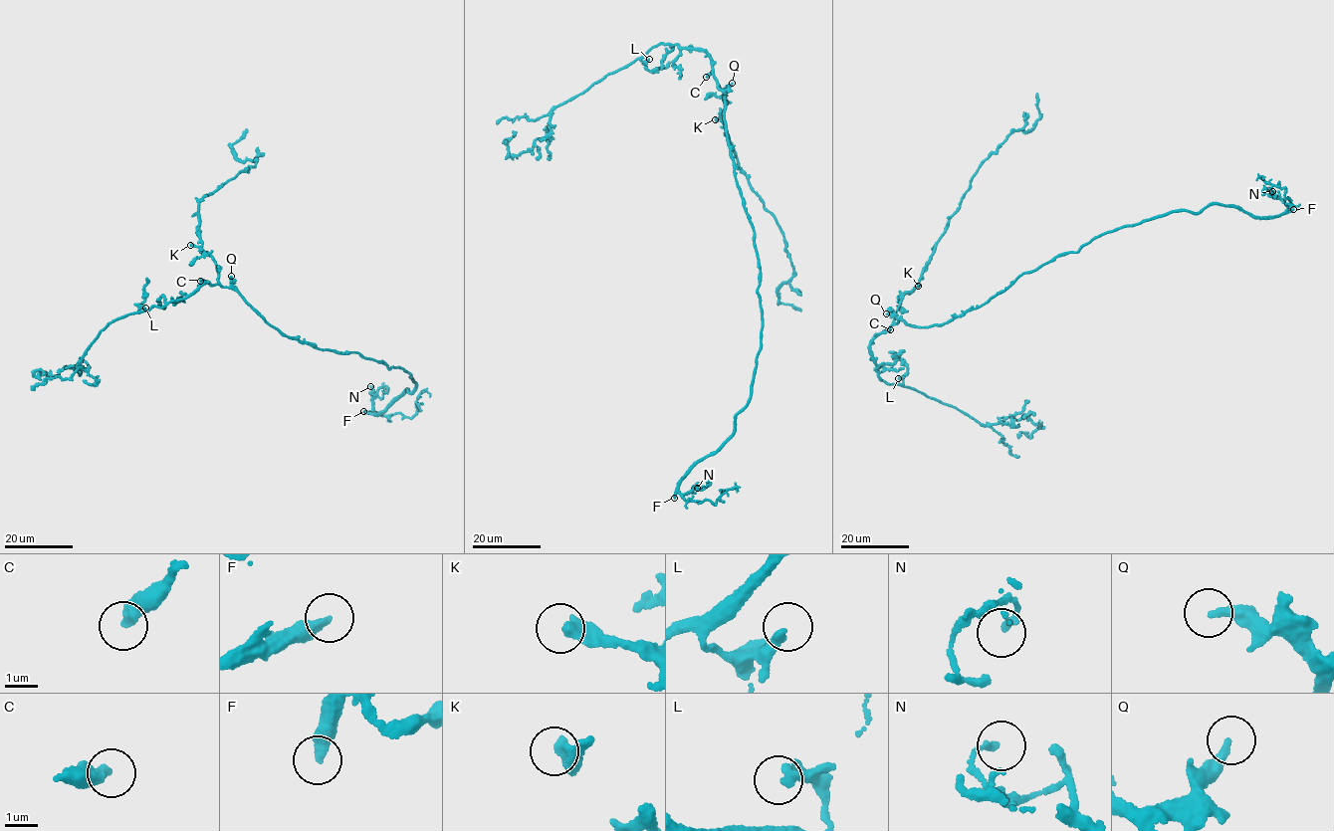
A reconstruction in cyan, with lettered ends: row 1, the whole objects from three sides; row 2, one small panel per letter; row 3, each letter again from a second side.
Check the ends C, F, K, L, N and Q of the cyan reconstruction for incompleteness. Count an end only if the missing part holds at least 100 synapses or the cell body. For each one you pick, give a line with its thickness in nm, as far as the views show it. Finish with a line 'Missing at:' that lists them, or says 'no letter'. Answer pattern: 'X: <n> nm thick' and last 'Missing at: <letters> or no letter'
F: 340 nm thick
Missing at: F

